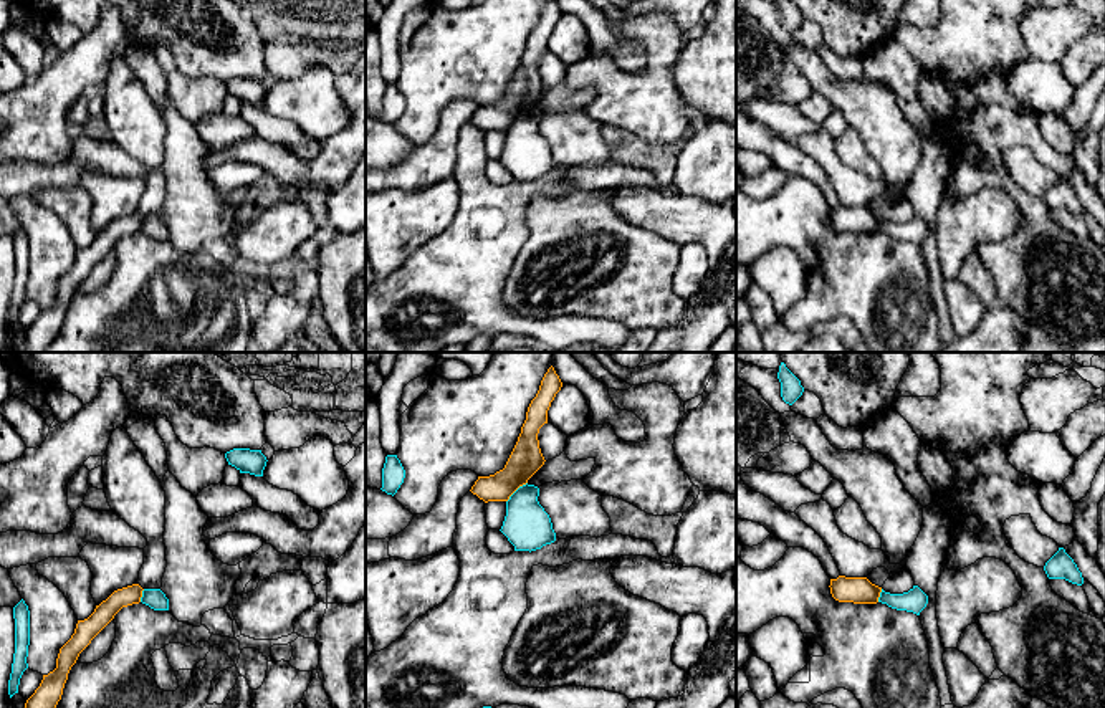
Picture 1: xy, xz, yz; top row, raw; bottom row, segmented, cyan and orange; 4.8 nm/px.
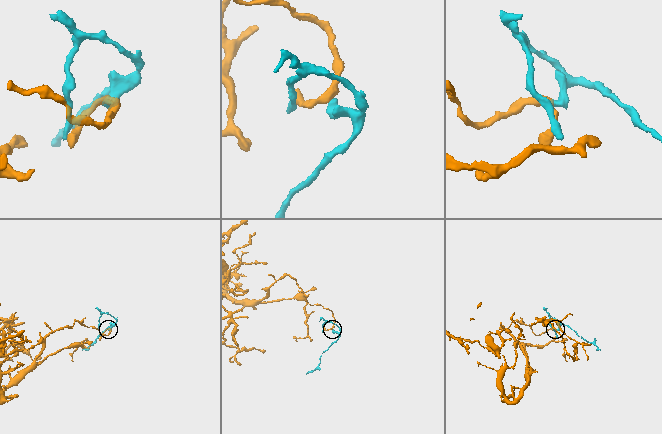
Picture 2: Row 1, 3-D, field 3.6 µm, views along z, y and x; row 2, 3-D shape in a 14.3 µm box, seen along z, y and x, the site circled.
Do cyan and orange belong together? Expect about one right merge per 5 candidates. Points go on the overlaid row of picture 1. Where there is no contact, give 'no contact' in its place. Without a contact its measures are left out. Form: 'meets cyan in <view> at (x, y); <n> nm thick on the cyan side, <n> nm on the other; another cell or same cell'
meets cyan in xz at (515, 492); 220 nm thick on the cyan side, 160 nm on the other; another cell

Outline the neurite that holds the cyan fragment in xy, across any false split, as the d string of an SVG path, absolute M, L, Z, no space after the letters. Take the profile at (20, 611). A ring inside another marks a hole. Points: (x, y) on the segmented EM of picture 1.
M23 599L13 607L13 619L15 619L15 653L8 680L10 698L15 693L18 693L20 678L23 672L28 668L26 657L30 645L30 610Z

